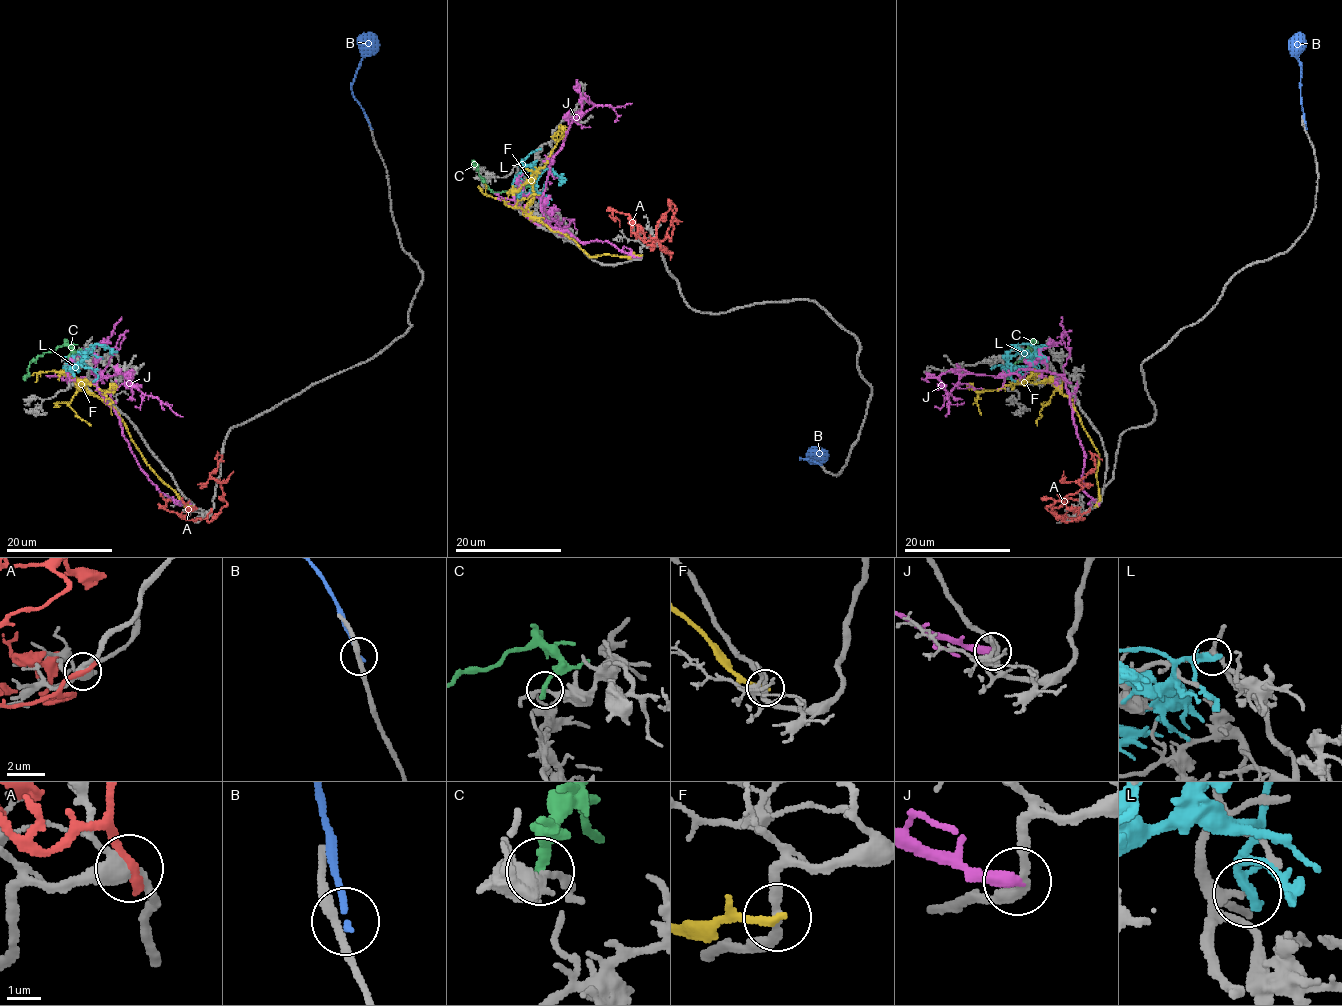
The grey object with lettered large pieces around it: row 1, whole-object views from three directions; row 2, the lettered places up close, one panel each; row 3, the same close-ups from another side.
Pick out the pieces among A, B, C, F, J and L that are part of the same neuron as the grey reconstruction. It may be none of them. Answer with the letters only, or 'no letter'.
no letter

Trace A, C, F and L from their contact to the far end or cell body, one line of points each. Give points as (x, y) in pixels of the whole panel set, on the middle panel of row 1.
A: (659, 244), (657, 221), (673, 204), (675, 212), (671, 219), (673, 235), (659, 245), (670, 260)
C: (517, 184), (521, 187), (508, 192), (493, 192), (473, 161)
F: (641, 255), (589, 256), (572, 239), (524, 212), (553, 137), (561, 139)
L: (541, 204), (541, 196), (530, 180), (530, 167), (525, 169), (512, 191)

